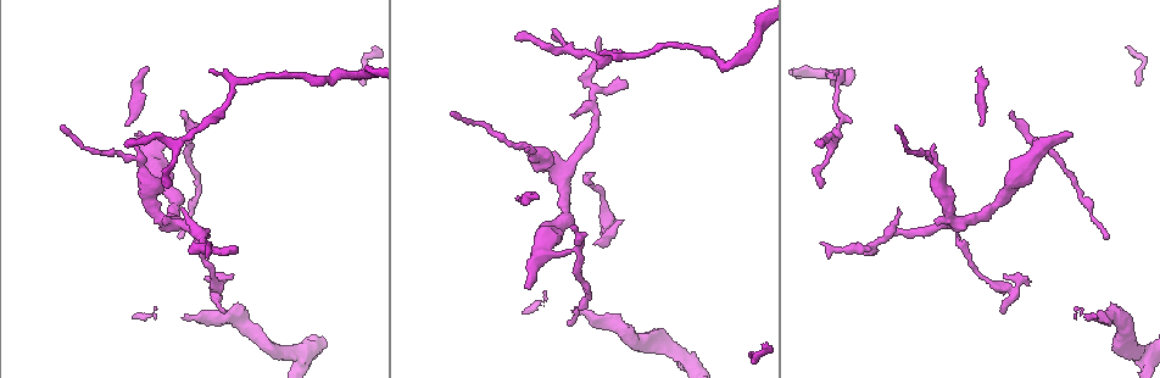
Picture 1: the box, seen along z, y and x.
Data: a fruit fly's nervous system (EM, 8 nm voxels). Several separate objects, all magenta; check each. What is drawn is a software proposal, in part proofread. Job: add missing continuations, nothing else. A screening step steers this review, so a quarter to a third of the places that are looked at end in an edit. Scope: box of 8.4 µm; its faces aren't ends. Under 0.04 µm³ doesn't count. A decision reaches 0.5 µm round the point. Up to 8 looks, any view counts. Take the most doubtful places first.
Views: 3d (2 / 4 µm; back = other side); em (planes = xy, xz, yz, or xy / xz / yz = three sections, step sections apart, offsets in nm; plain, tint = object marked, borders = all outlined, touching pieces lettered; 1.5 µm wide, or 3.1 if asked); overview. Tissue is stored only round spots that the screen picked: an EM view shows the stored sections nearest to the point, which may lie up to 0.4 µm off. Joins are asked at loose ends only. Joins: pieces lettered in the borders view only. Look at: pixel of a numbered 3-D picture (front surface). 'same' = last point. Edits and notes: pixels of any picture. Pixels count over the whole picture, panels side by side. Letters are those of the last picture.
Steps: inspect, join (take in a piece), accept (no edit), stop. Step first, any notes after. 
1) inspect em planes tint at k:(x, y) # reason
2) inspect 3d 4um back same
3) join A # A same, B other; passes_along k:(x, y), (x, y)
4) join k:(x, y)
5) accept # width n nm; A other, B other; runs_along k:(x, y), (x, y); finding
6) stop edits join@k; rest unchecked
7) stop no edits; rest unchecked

inspect 3d 2um at 1:(1072, 135) # branch stops here

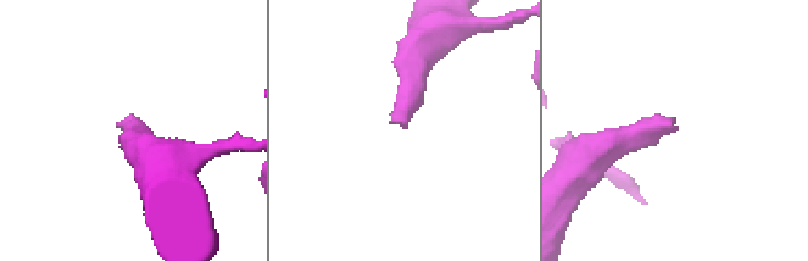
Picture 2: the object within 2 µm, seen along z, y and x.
inspect em xz step 4 borders at 2:(675, 129)

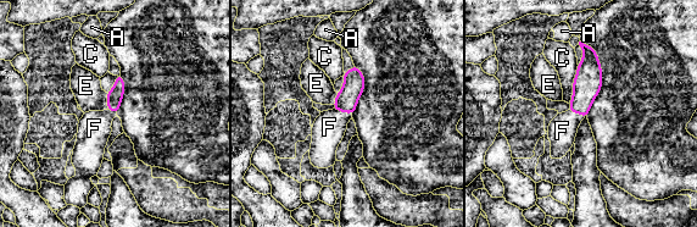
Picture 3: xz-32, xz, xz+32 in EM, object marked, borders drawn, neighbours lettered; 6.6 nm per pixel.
join F # A other, C other, E other, F same; passes_along 3:(346, 100), (343, 111), (329, 127); it goes on there

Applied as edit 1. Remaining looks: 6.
inspect overview # see it whole again

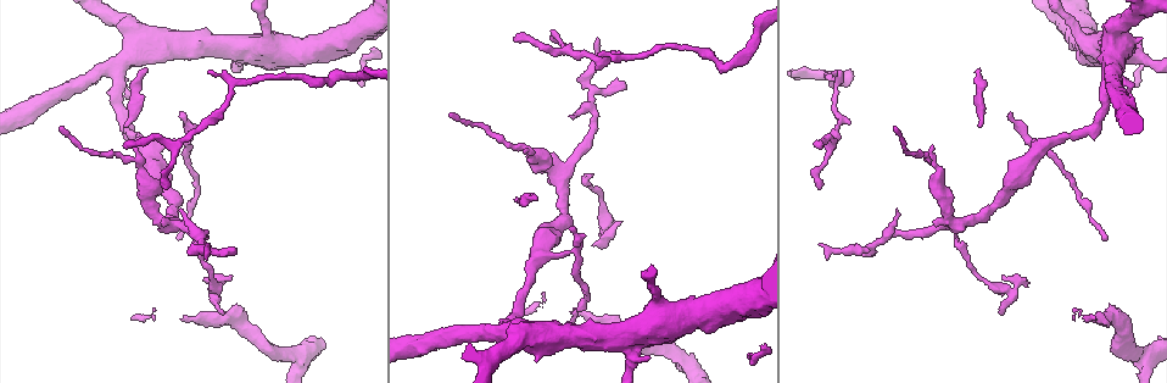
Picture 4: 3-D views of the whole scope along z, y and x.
inspect em planes borders at 4:(165, 188) # thin end

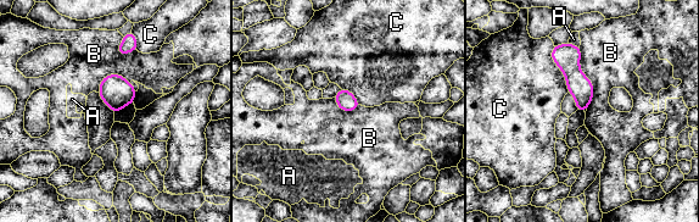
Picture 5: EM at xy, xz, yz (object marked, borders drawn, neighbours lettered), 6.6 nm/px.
accept # A other, B other, C other; border 5:(579, 48), (587, 107); none of them fits

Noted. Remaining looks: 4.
inspect em planes borders at 4:(836, 74) # thin end

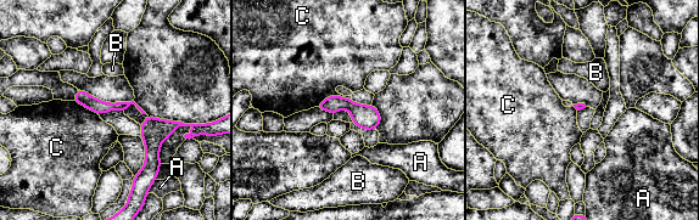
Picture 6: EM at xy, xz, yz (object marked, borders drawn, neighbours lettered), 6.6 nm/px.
accept # longest_contact C 240 nm; A other, B other, C other; no lettered piece goes on from it

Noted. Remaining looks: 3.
stop edits join@3; rest unchecked

